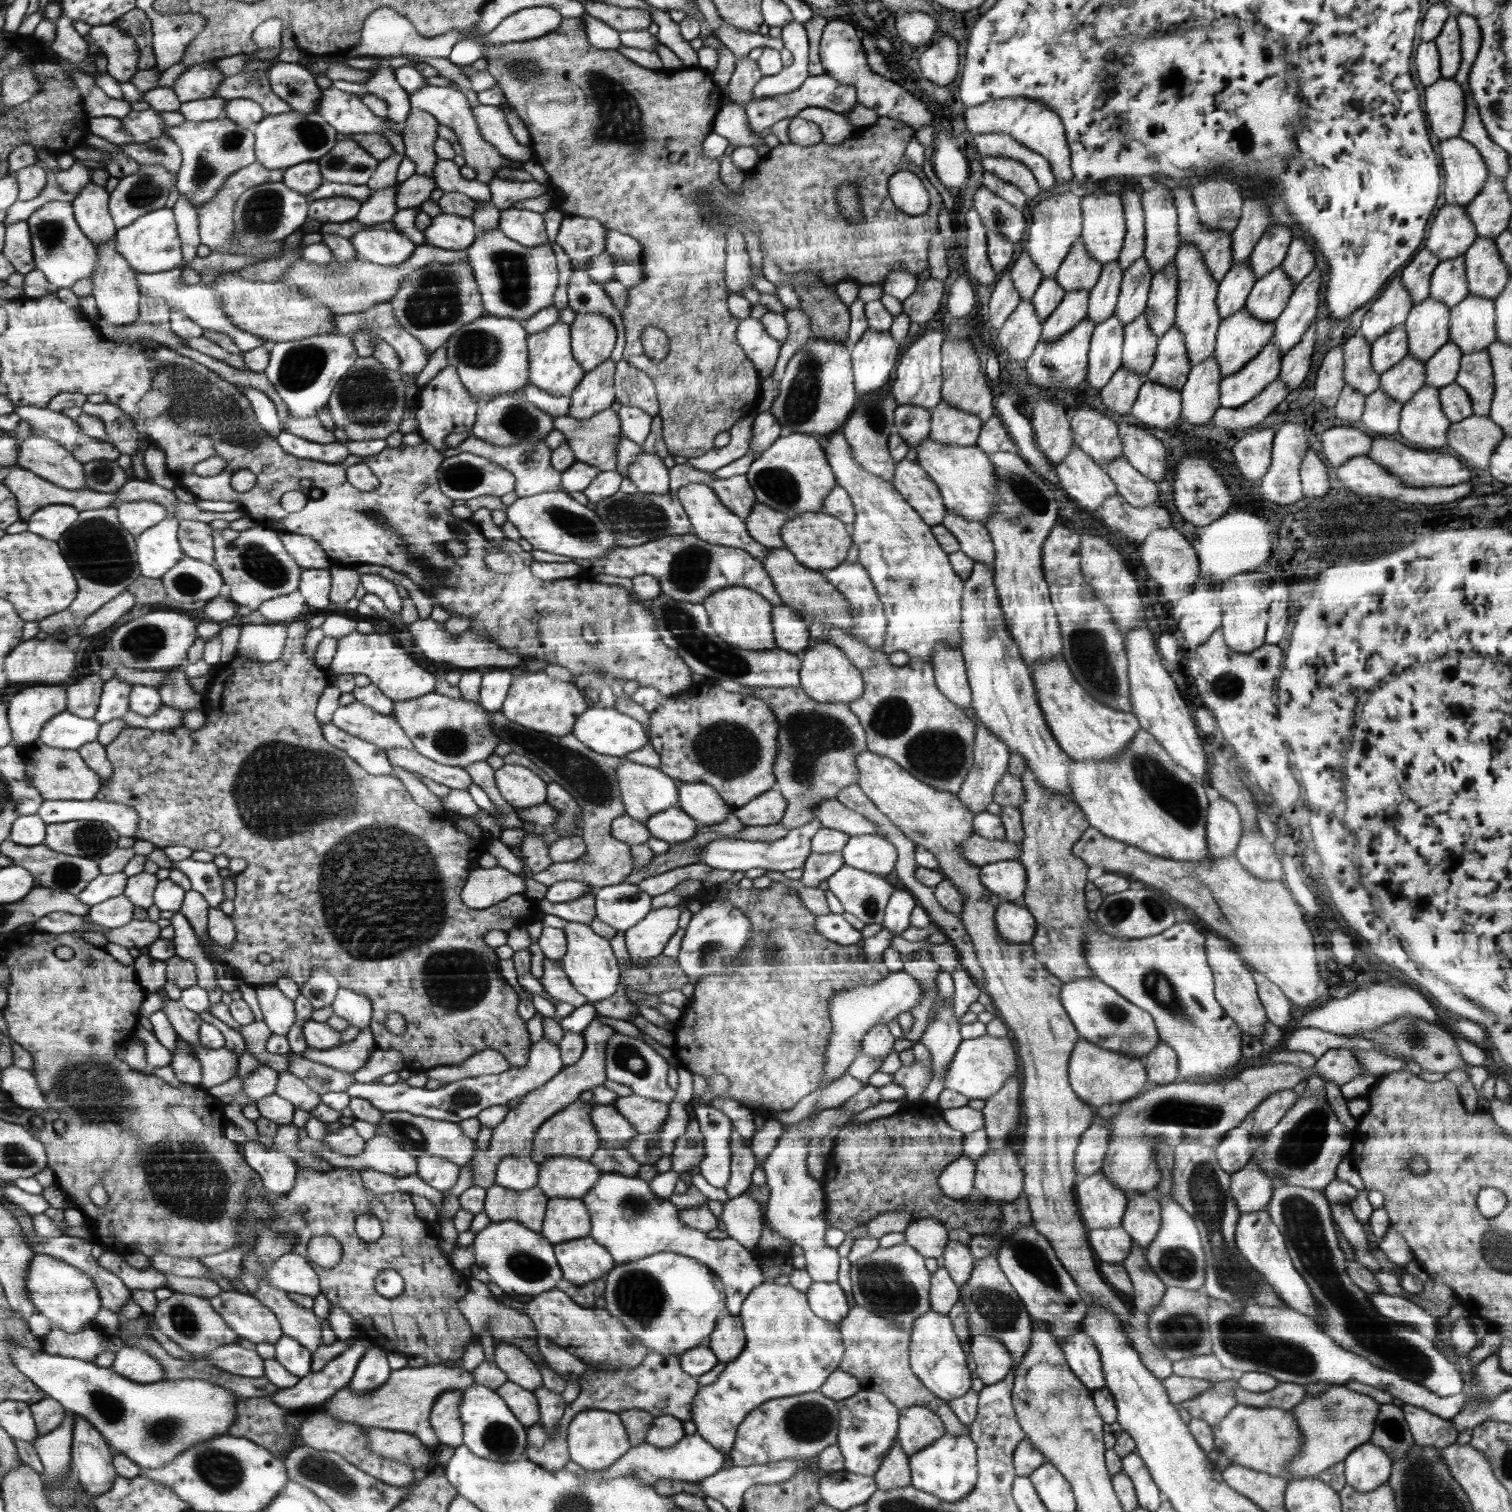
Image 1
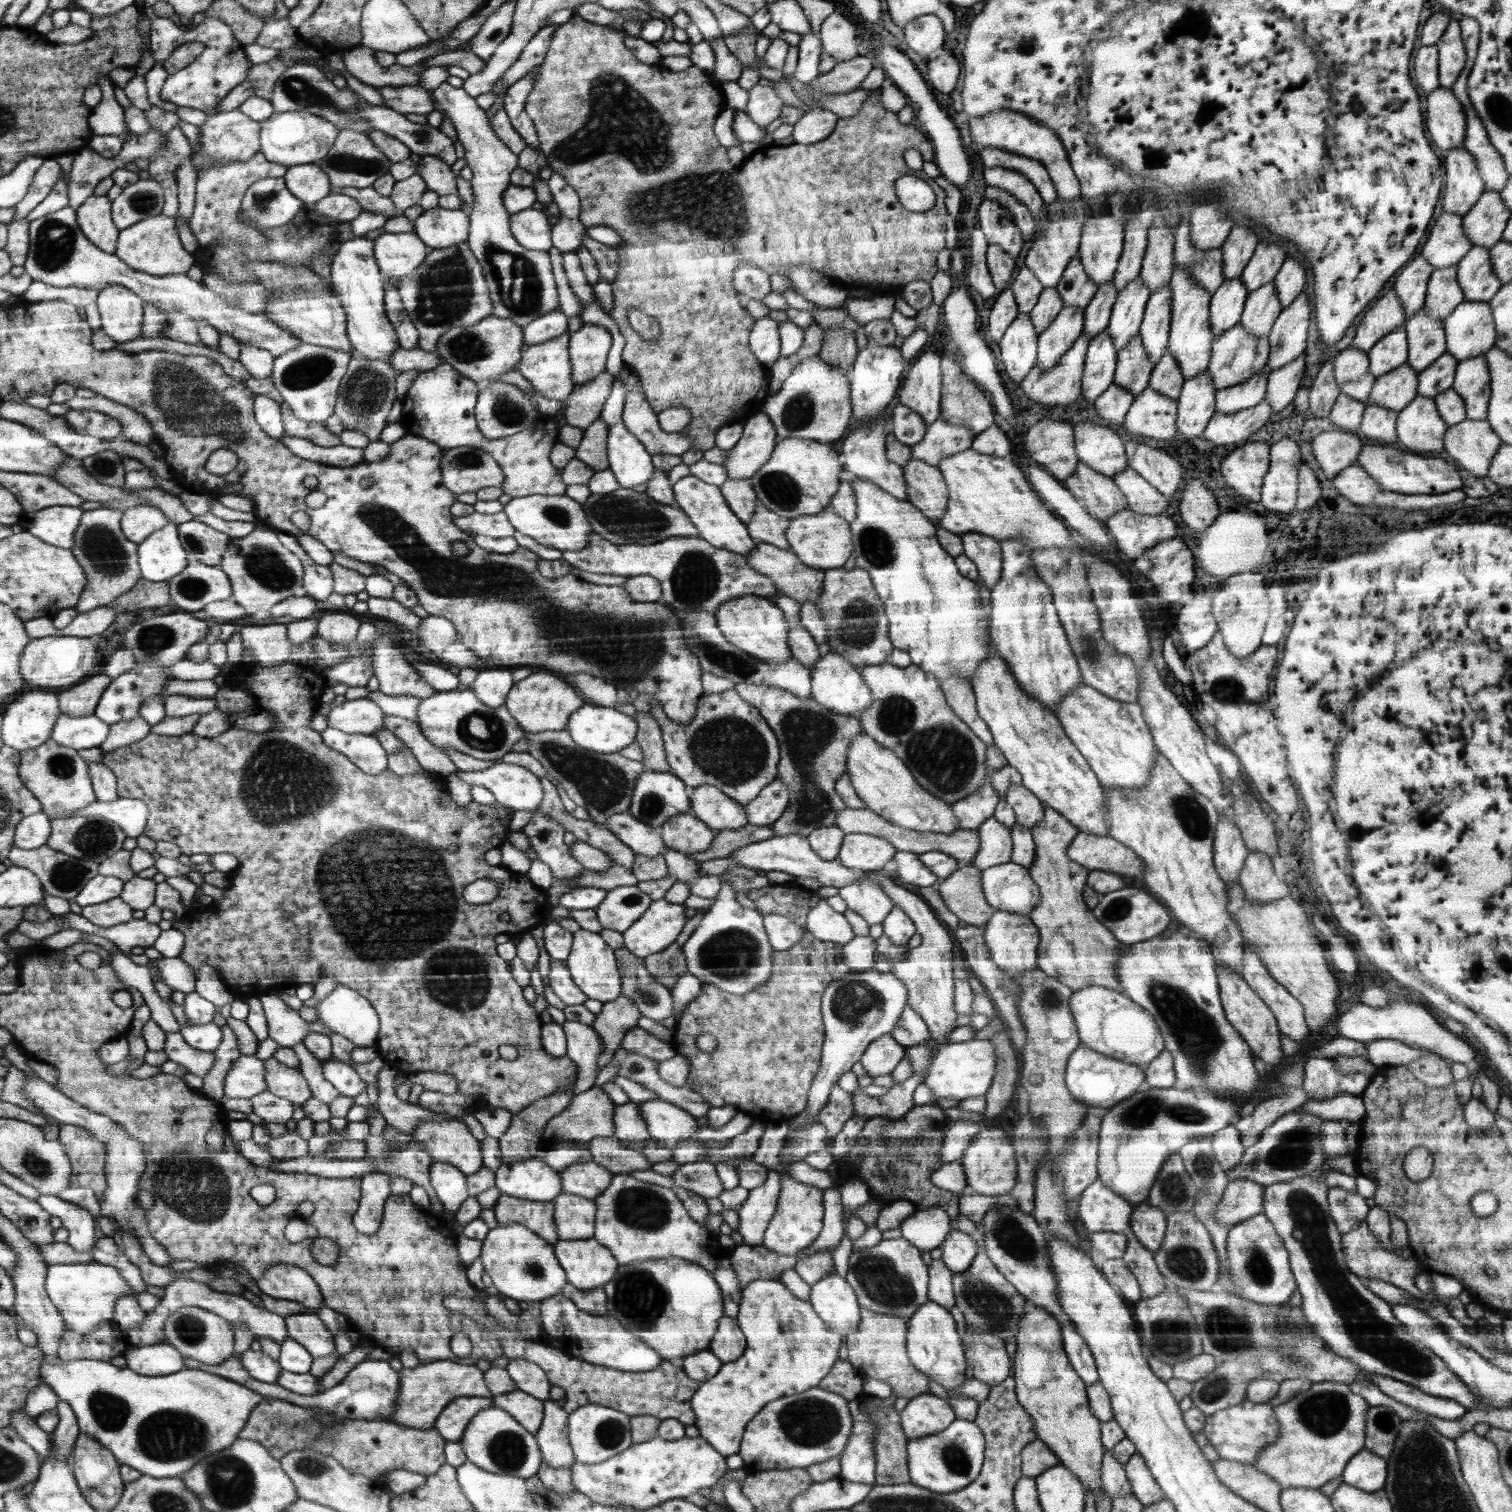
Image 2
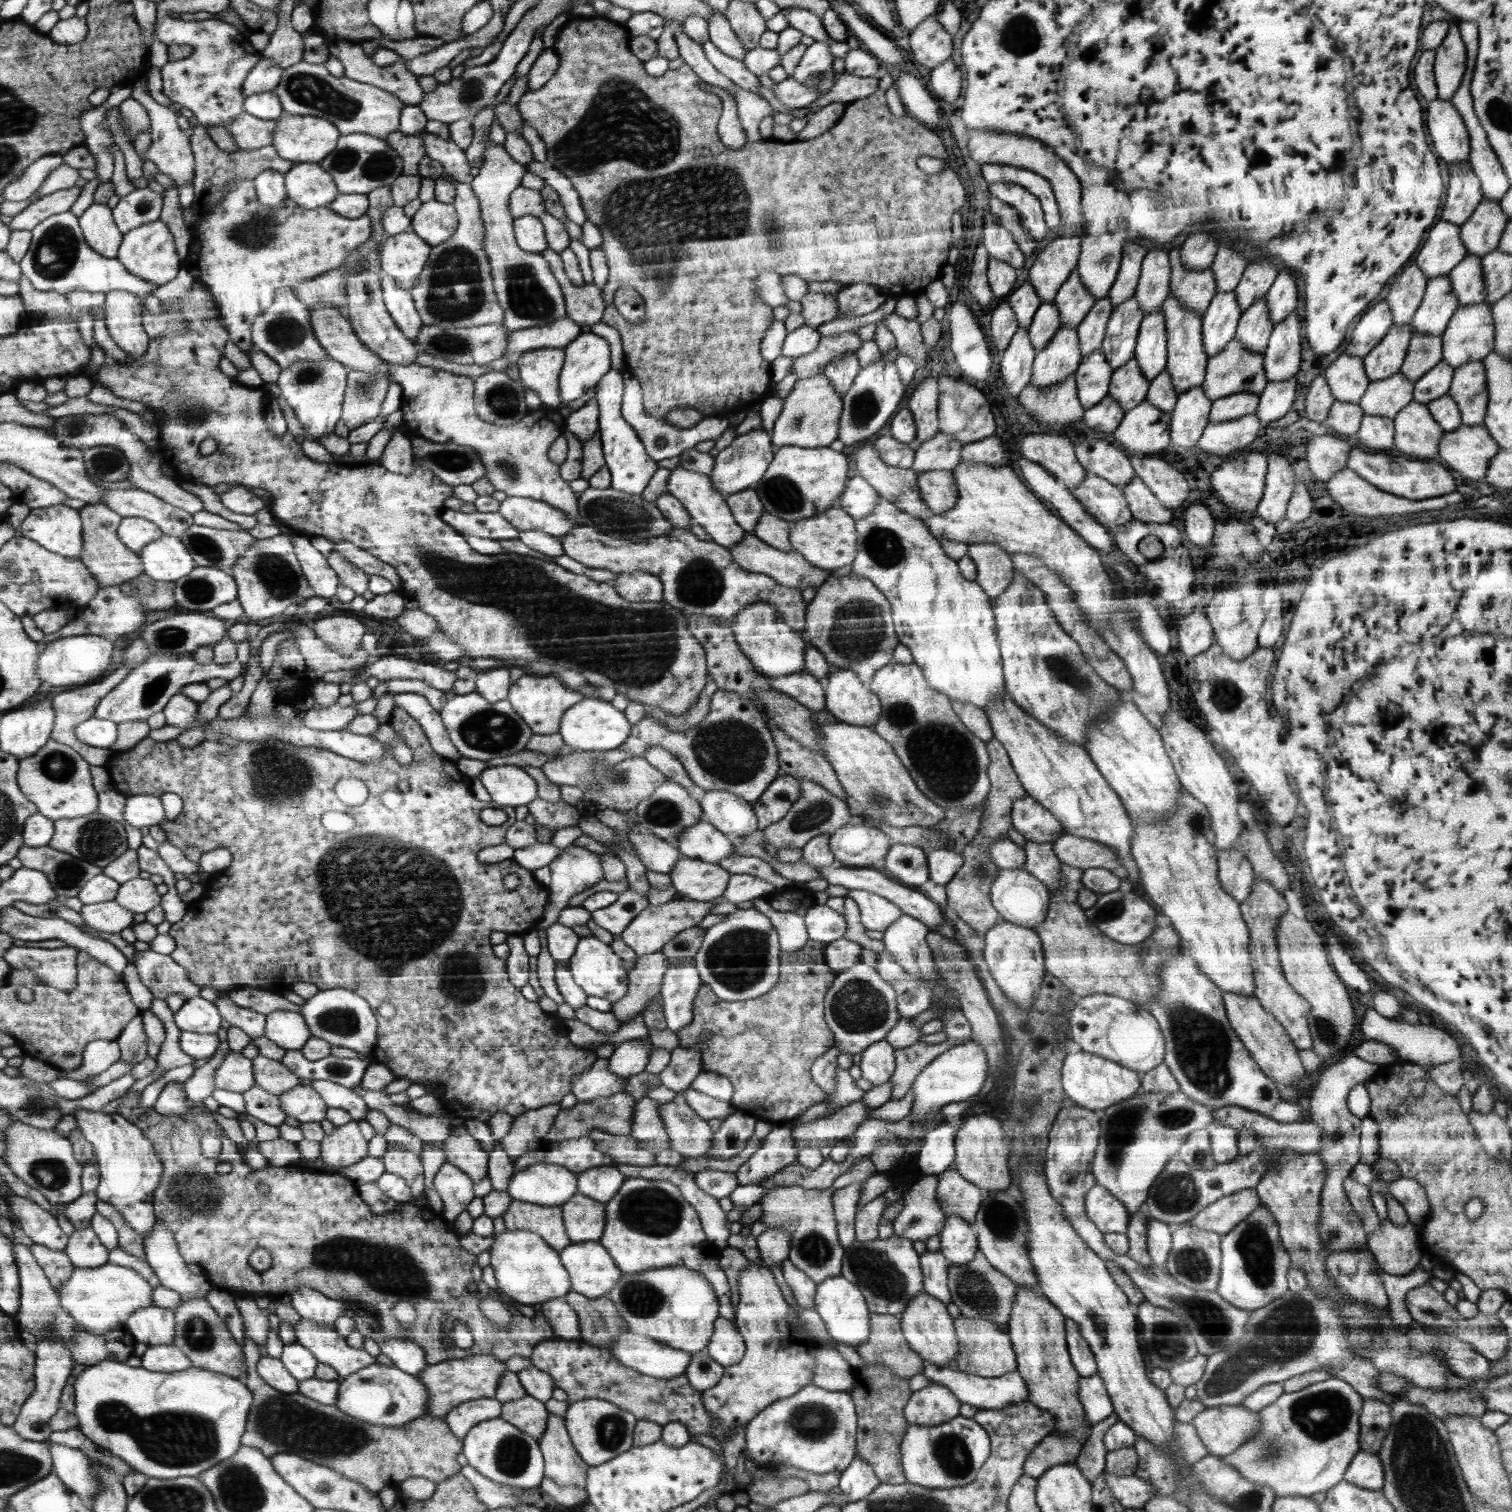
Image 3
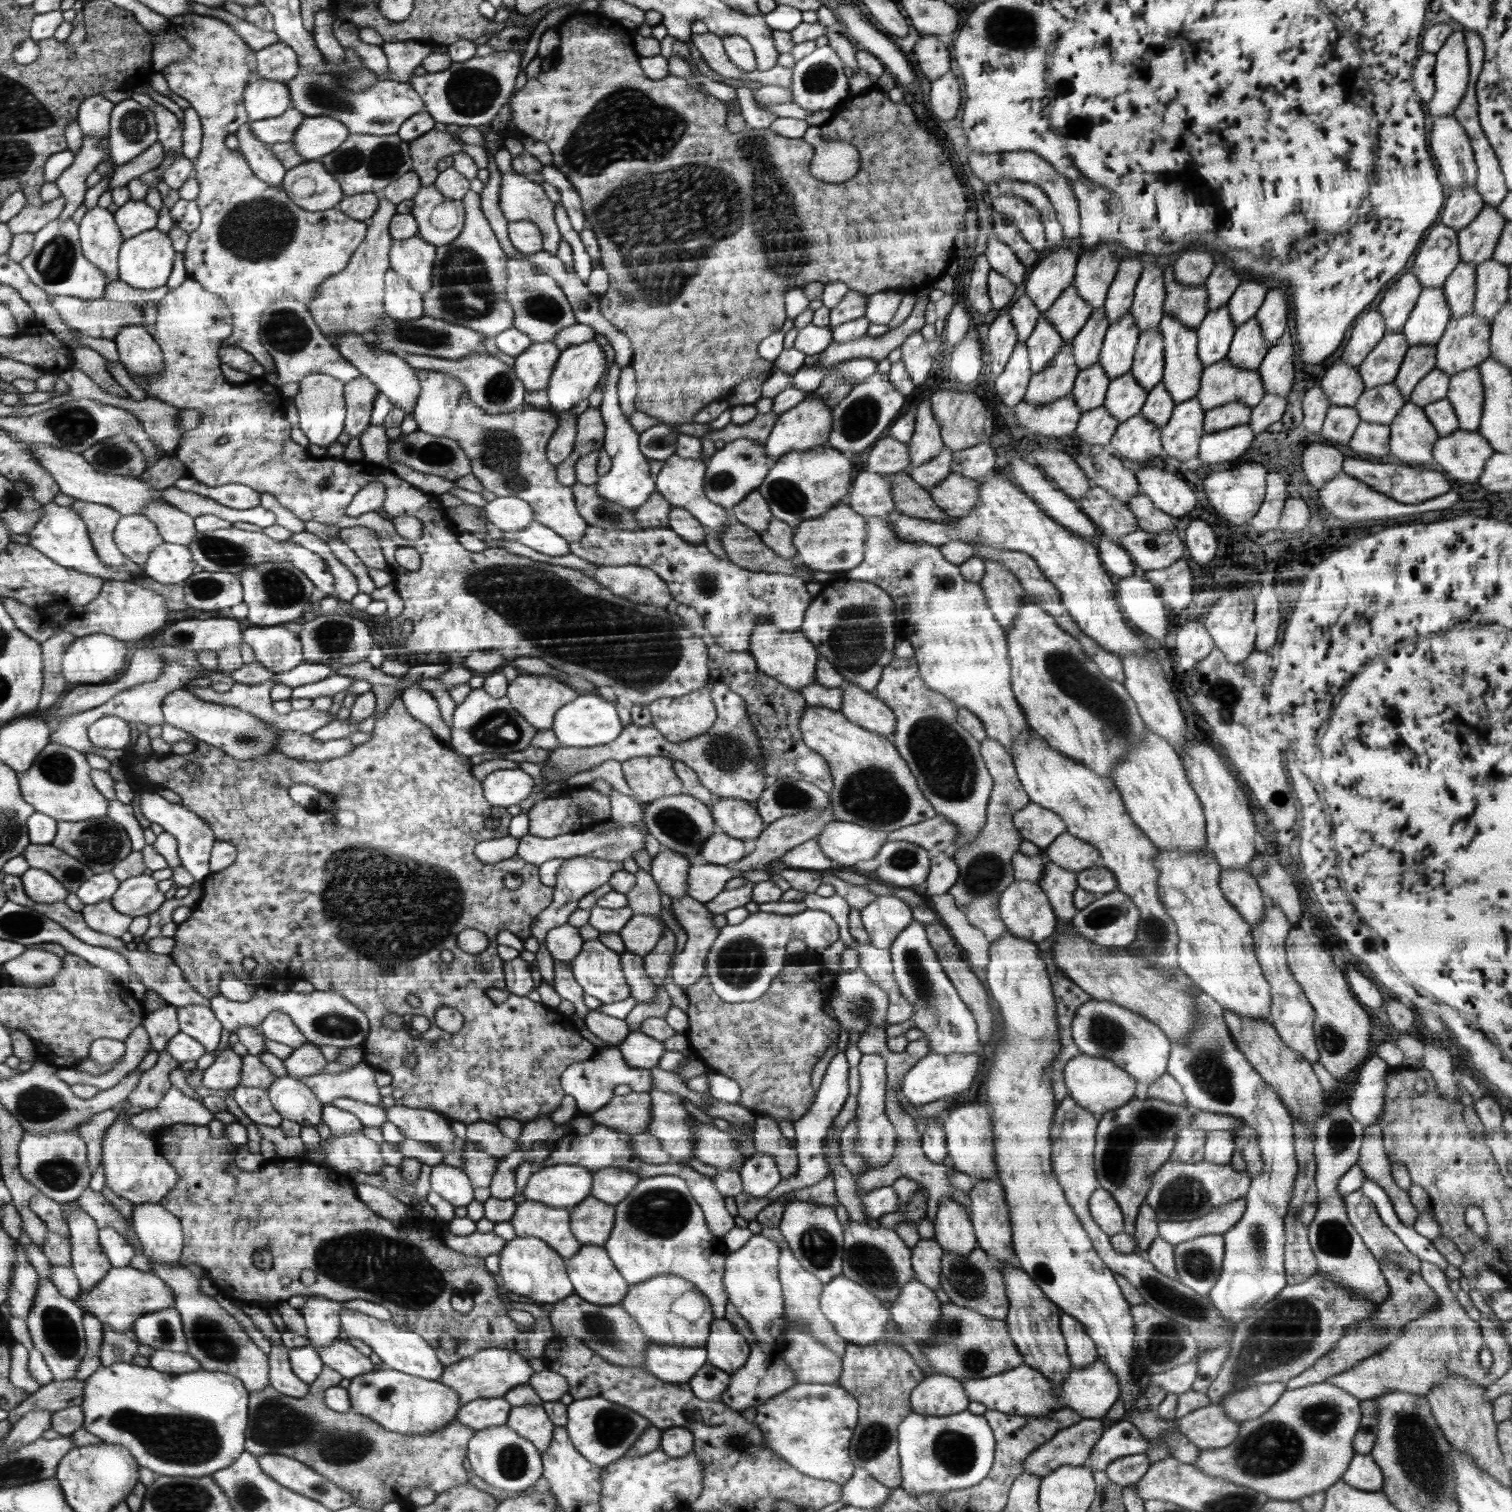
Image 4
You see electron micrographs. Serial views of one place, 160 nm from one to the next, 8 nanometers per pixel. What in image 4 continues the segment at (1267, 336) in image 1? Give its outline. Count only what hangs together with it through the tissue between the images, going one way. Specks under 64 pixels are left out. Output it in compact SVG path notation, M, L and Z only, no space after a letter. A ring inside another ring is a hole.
M1226 358L1203 368L1200 391L1195 398L1204 411L1226 403L1244 403L1252 408L1265 393L1257 369L1238 368Z

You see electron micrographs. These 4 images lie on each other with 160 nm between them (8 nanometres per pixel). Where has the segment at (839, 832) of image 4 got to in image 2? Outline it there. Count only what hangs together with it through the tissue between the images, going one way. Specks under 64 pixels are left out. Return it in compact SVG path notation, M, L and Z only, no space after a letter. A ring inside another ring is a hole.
M848 833L844 836L838 859L843 866L860 872L873 872L893 860L896 852L895 846L883 837Z

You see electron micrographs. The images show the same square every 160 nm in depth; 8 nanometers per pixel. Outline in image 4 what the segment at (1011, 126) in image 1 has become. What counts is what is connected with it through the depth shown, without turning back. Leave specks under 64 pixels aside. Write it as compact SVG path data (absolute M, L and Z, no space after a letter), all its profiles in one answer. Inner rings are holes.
M1012 151L1012 152L995 152L984 154L979 152L970 152L968 155L970 168L978 178L982 178L984 184L988 185L998 179L1010 179L1020 183L1037 184L1048 196L1056 211L1057 219L1063 228L1065 244L1072 244L1078 240L1080 228L1079 206L1068 180L1060 176L1050 164L1040 160L1040 156L1034 156L1034 152Z

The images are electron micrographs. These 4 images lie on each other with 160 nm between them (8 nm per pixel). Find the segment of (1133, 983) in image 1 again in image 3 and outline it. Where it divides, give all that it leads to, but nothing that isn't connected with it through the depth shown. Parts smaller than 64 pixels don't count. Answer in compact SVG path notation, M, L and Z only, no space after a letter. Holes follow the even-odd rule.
M1179 944L1179 952L1161 964L1160 981L1162 981L1161 990L1163 991L1160 991L1159 995L1147 1006L1147 1010L1158 1021L1164 1035L1163 1062L1168 1065L1170 1072L1178 1081L1179 1091L1189 1099L1210 1107L1212 1110L1222 1107L1242 1107L1264 1114L1281 1123L1298 1122L1308 1117L1309 1110L1306 1110L1300 1103L1288 1102L1280 1097L1274 1081L1261 1071L1258 1063L1231 1027L1221 990L1200 972L1200 967L1193 956L1185 955L1180 949L1182 946Z

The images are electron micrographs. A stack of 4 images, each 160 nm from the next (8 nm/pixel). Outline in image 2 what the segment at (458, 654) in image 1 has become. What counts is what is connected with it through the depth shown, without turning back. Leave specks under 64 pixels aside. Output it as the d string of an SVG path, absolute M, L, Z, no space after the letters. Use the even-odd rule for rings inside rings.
M369 597L366 601L369 612L379 617L386 617L402 624L408 630L415 632L418 630L421 622L424 622L423 618L418 617L411 609L404 608L400 602L393 598L384 599Z

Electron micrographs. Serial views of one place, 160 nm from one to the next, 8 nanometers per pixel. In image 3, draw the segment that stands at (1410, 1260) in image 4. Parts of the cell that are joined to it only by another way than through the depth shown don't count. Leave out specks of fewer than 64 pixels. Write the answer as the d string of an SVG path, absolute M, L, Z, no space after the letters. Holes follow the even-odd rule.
M1348 1176L1343 1180L1343 1187L1369 1237L1379 1227L1381 1221L1372 1202L1369 1185L1358 1184Z

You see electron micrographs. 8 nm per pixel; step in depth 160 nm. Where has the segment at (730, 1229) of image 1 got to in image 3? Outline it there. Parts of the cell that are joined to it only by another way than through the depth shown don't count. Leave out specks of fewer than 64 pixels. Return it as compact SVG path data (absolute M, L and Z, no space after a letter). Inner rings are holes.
M869 1158L853 1162L848 1172L839 1176L824 1190L803 1189L801 1186L779 1186L768 1190L764 1196L762 1214L759 1221L767 1228L786 1229L791 1236L791 1252L789 1259L816 1284L827 1278L841 1274L841 1262L845 1249L838 1240L837 1222L833 1209L833 1194L835 1190L844 1188L852 1182L866 1180L876 1174L874 1163Z

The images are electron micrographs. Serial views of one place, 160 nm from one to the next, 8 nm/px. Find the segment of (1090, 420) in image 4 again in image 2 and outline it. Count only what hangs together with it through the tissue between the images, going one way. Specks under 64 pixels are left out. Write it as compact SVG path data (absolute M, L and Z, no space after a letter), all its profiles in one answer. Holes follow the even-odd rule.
M1112 384L1108 390L1104 390L1093 403L1102 422L1107 424L1123 423L1126 413L1133 404L1134 397L1128 390Z

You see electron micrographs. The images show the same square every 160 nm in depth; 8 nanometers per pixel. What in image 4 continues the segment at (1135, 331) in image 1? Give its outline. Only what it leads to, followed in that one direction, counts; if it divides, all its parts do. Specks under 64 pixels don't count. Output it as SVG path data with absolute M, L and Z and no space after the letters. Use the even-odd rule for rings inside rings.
M1131 372L1111 380L1104 406L1119 423L1126 422L1141 412L1147 392L1134 379Z

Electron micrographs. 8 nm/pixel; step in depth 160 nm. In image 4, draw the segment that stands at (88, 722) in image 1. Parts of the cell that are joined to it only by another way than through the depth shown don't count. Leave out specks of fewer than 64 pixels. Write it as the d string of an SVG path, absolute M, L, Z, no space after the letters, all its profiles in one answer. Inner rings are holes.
M105 716L93 722L87 730L92 747L97 751L121 753L130 740L126 721L120 716Z

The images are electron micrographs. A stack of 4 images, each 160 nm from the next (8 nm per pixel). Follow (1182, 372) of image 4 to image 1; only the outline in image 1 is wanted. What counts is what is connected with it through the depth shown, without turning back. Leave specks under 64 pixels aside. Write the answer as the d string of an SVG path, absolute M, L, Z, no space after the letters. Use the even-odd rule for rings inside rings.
M1181 243L1175 254L1175 265L1179 291L1174 325L1180 329L1183 336L1188 364L1190 368L1194 368L1196 364L1212 358L1215 352L1217 332L1222 319L1216 306L1218 283L1209 273L1201 252L1192 243Z

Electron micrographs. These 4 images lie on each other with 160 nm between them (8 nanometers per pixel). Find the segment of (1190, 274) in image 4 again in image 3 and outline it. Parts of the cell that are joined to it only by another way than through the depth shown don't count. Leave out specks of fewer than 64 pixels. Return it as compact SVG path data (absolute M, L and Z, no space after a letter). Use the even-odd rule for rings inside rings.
M1205 231L1190 233L1181 245L1181 259L1185 269L1204 271L1215 259L1218 241Z

